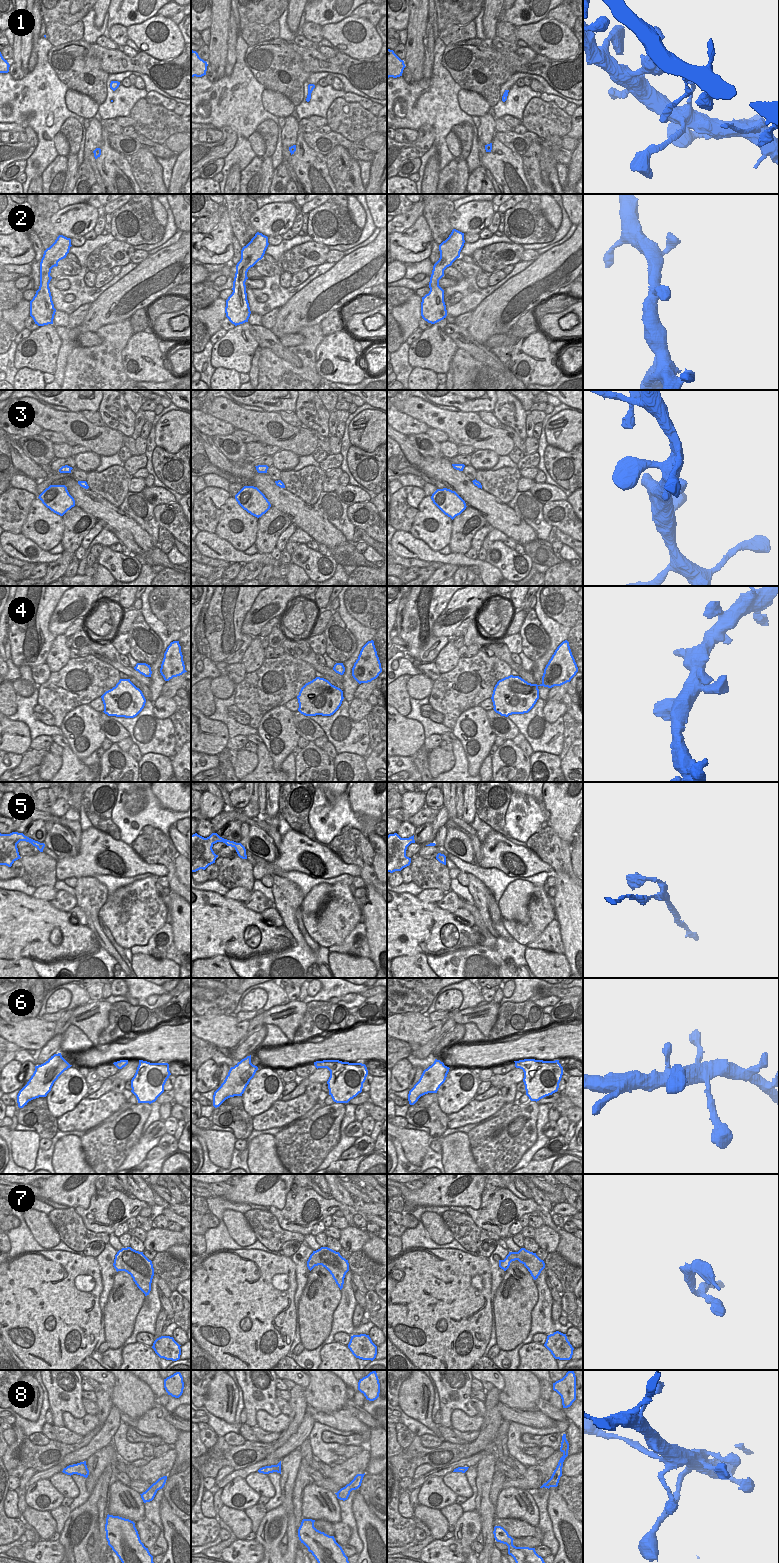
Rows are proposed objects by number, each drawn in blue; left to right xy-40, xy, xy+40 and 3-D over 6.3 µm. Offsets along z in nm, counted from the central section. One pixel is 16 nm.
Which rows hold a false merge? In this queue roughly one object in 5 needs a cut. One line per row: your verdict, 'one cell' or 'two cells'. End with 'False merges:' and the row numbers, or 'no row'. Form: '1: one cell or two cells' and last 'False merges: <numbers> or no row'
1: one cell
2: one cell
3: one cell
4: one cell
5: one cell
6: one cell
7: one cell
8: one cell
False merges: no row

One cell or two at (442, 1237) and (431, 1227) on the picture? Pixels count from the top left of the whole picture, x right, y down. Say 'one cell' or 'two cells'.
one cell

